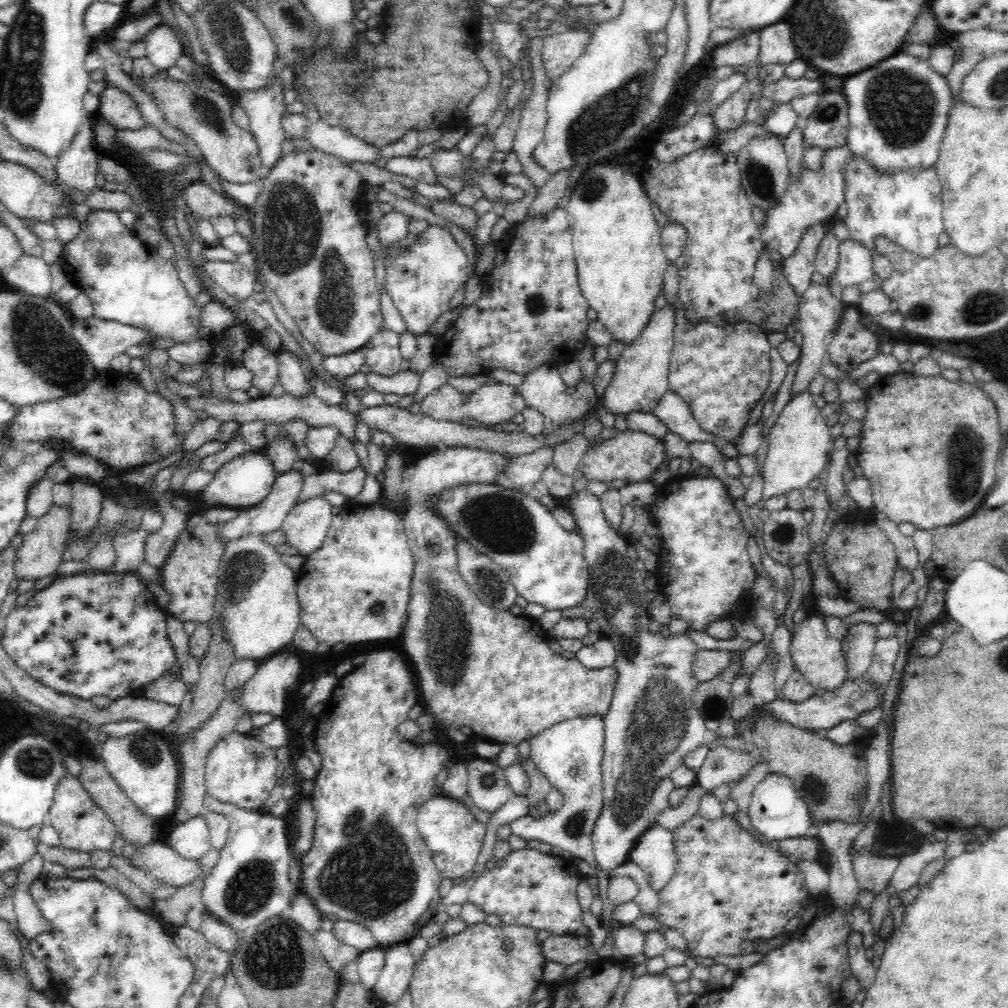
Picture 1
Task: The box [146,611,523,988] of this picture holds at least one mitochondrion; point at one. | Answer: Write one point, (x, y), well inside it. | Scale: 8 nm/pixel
(372, 874)

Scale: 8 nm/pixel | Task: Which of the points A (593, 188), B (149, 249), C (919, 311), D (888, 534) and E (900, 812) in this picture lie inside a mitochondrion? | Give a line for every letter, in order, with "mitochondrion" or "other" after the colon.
A: mitochondrion
B: other
C: mitochondrion
D: other
E: other

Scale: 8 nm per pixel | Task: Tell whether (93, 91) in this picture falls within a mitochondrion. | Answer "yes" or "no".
no

